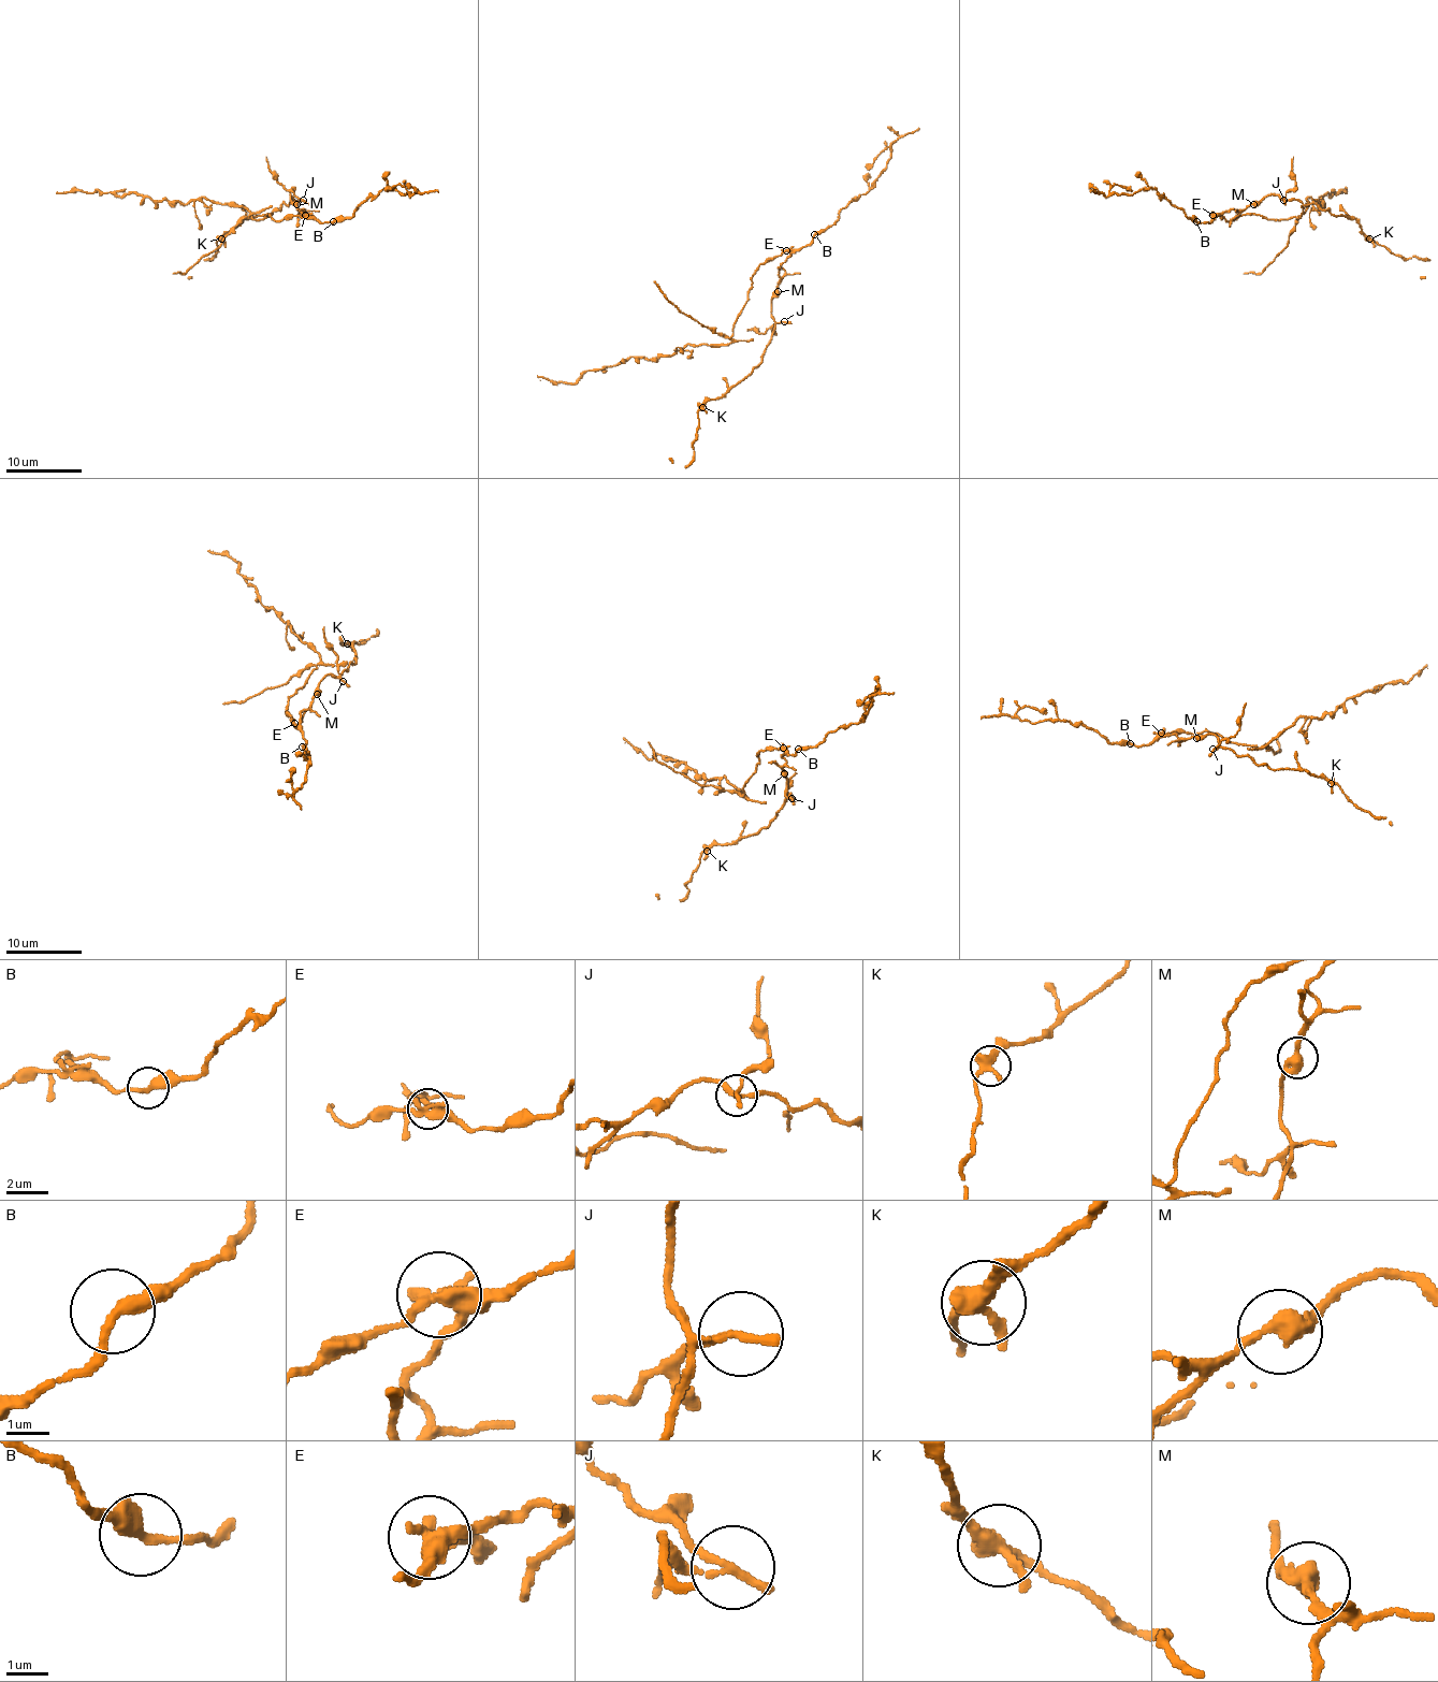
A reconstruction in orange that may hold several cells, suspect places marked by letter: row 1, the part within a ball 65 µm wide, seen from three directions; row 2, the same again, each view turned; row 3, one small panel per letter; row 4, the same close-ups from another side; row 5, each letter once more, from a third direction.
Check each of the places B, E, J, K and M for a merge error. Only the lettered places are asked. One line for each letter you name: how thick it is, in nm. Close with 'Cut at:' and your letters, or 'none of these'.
E: 340 nm
J: 200 nm
Cut at: E, J

